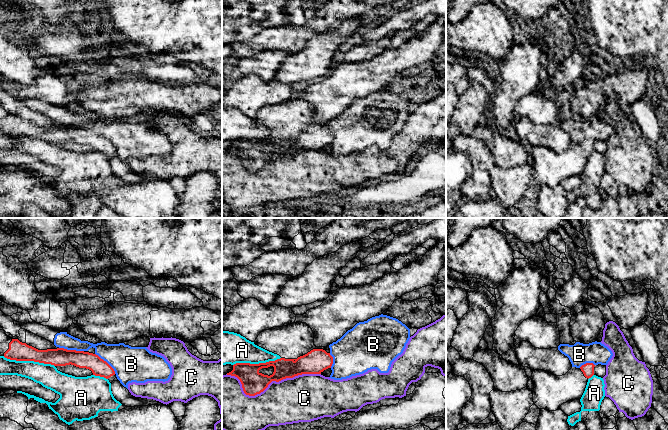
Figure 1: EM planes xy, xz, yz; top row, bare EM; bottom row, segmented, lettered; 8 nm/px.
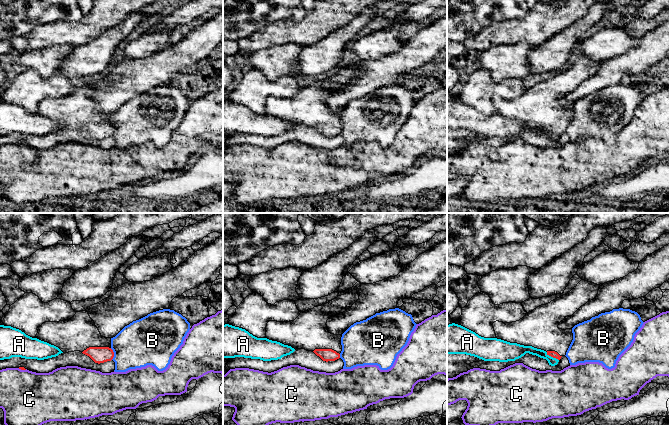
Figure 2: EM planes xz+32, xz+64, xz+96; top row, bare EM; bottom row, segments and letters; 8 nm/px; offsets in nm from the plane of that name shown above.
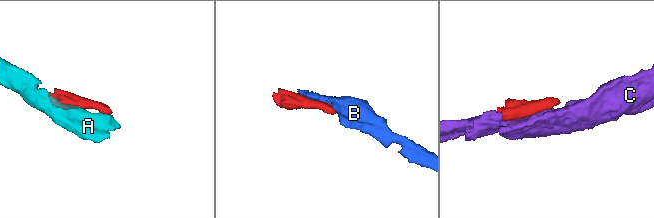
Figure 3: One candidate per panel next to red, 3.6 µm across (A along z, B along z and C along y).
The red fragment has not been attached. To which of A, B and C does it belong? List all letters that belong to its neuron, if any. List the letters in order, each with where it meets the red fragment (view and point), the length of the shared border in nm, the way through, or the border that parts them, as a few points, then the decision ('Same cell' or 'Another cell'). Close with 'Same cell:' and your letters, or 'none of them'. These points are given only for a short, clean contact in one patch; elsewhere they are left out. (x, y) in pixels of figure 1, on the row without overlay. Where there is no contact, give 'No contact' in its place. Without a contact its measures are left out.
A: Touches red at xy (29, 136). Shared border 420 nm. Another cell
B: Touches red at xy (71, 126). Shared border 200 nm. Another cell
C: Touches red at xz (269, 159). Shared border 750 nm. Another cell
Same cell: none of them

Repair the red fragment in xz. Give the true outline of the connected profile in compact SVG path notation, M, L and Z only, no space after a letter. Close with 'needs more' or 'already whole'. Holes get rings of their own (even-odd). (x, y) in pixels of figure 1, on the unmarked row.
M296 98L287 102L264 106L258 111L254 120L279 131L281 134L266 139L236 139L233 141L233 146L227 151L237 153L242 160L244 169L249 172L260 170L272 157L279 158L302 150L321 150L324 146L331 144L333 140L333 133L325 127L327 123L316 123L314 121L314 109L306 99ZM270 142L274 143L272 151L268 152L259 148L260 145Z; needs more

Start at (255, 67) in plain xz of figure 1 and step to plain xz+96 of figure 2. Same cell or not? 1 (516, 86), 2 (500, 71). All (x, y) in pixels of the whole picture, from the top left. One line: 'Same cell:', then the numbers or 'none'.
Same cell: 2

